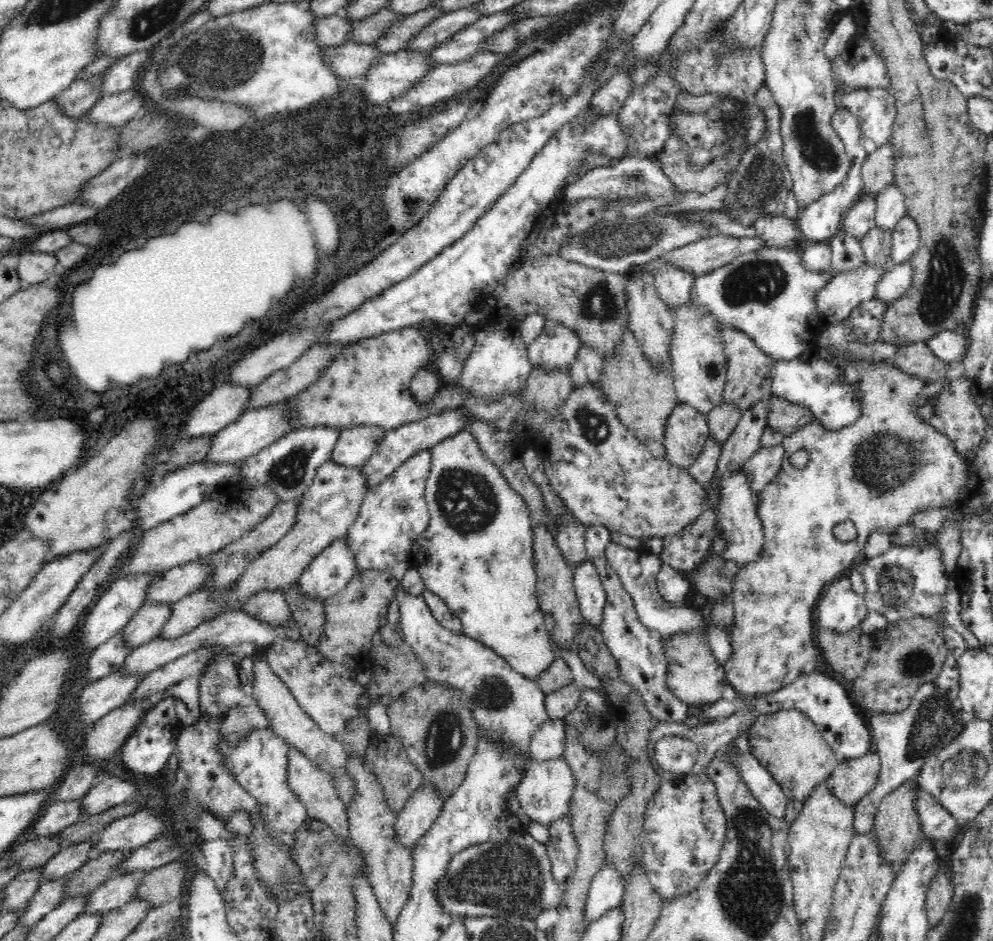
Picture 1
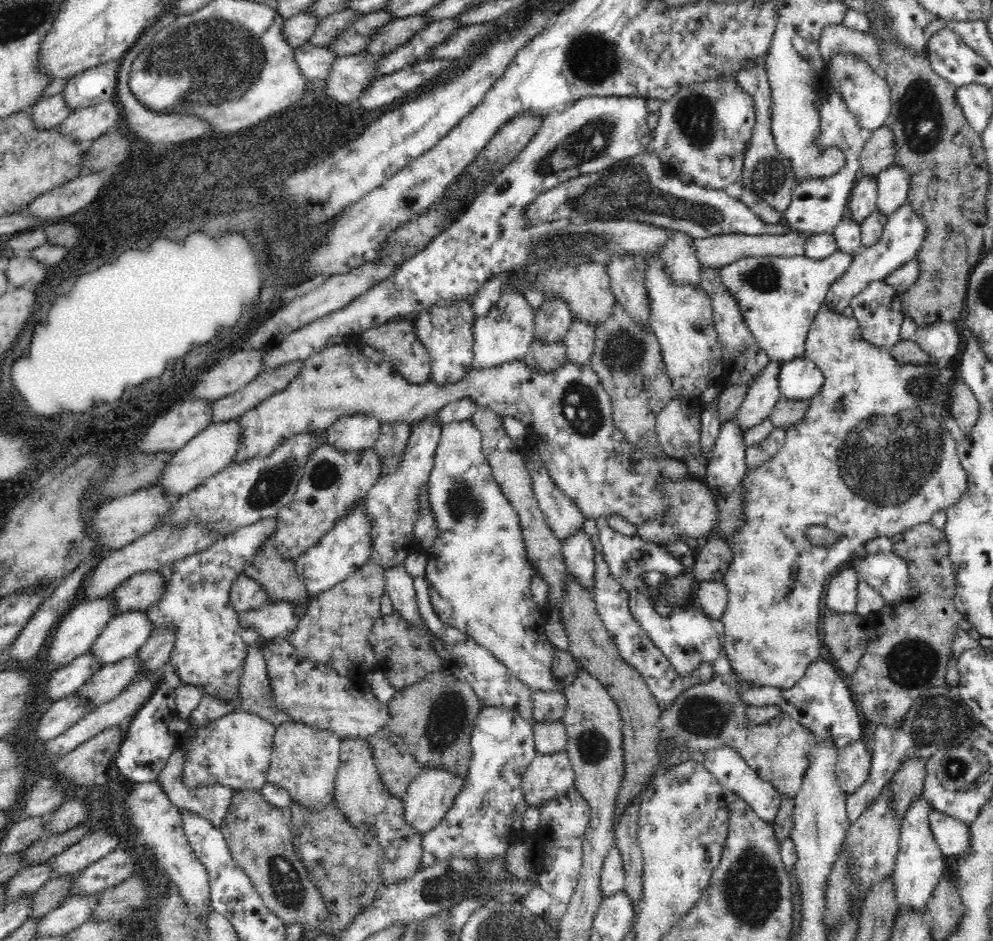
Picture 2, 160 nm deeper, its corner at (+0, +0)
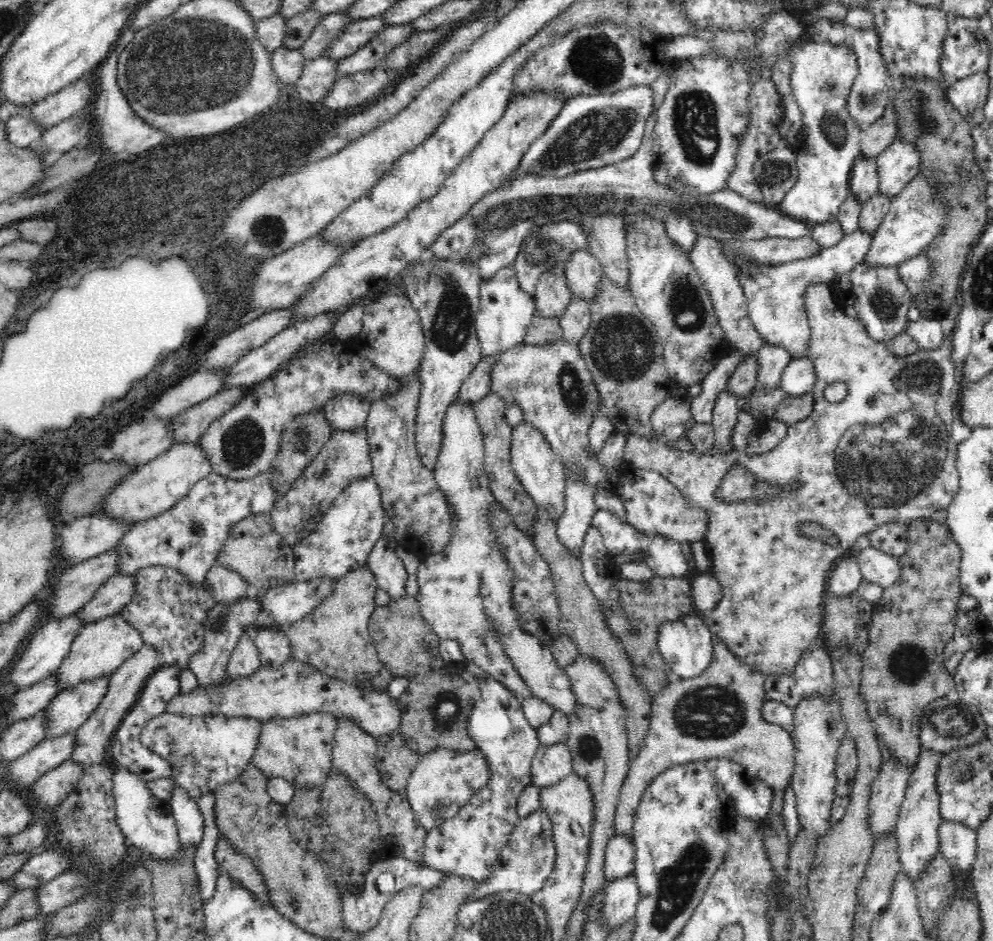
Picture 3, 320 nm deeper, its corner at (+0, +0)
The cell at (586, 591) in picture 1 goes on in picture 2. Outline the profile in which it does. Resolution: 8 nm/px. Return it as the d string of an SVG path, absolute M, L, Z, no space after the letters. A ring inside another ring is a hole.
M582 528L561 540L561 544L562 557L572 577L580 582L584 589L590 589L593 594L596 564L595 549L590 537Z

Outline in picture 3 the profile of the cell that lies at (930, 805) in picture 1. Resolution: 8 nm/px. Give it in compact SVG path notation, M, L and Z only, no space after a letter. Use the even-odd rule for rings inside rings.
M942 821L938 828L939 850L951 866L970 871L977 853L977 831L959 822Z

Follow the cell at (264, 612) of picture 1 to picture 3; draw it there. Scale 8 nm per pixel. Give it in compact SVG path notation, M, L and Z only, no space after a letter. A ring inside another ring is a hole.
M214 563L205 574L205 584L213 592L216 601L229 605L247 596L246 581L237 572Z

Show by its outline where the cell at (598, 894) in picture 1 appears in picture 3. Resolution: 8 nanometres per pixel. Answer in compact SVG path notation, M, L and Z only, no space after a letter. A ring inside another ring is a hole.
M615 832L605 848L605 875L608 882L626 878L635 869L635 846L633 839Z

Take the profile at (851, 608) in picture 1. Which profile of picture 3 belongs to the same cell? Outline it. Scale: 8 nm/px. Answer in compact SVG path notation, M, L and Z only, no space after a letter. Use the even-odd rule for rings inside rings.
M854 557L840 559L830 570L827 590L833 595L843 597L856 591L862 579L860 565Z

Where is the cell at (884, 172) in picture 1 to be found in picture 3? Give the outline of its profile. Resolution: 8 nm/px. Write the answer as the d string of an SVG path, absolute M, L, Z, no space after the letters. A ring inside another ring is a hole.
M890 100L879 120L872 123L861 134L862 157L868 159L876 158L894 140L897 133L896 107L894 107L893 100Z

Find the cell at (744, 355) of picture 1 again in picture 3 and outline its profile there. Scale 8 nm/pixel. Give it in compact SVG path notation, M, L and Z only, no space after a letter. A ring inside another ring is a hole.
M697 234L695 245L692 245L689 257L714 303L714 311L716 311L718 323L720 323L721 329L724 331L726 344L730 348L735 347L736 351L740 349L742 360L750 355L756 355L765 342L748 318L747 298L745 297L742 283L738 279L737 269L730 262L730 259L722 253L720 241L711 236Z

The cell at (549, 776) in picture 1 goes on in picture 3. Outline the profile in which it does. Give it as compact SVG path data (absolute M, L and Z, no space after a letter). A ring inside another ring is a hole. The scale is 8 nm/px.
M565 742L539 745L531 762L531 784L542 790L566 778L572 771L572 753Z

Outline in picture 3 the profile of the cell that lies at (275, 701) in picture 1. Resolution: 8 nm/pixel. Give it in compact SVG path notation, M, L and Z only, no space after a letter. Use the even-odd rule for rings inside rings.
M246 632L238 639L227 664L230 677L247 677L261 667L258 649Z

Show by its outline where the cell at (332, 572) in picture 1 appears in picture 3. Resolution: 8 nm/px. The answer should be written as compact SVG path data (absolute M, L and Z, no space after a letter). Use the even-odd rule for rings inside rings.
M373 476L352 480L328 507L316 528L293 547L295 580L302 582L318 577L339 579L366 566L368 554L383 535L384 518L381 490Z

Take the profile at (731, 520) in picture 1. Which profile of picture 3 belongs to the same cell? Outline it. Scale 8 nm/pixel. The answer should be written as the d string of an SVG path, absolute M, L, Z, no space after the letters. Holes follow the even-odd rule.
M728 390L718 393L714 404L713 428L715 431L715 446L723 452L732 452L732 432L738 424L740 406L738 399Z

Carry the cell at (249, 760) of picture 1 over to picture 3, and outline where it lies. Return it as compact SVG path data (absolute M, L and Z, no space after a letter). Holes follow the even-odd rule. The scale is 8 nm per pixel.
M168 711L148 720L140 733L140 740L151 752L159 754L173 770L174 782L188 791L192 799L202 803L202 798L208 792L224 783L233 781L247 768L254 756L258 737L260 736L261 721L254 717L232 716L225 714L202 714L200 716L180 716Z

